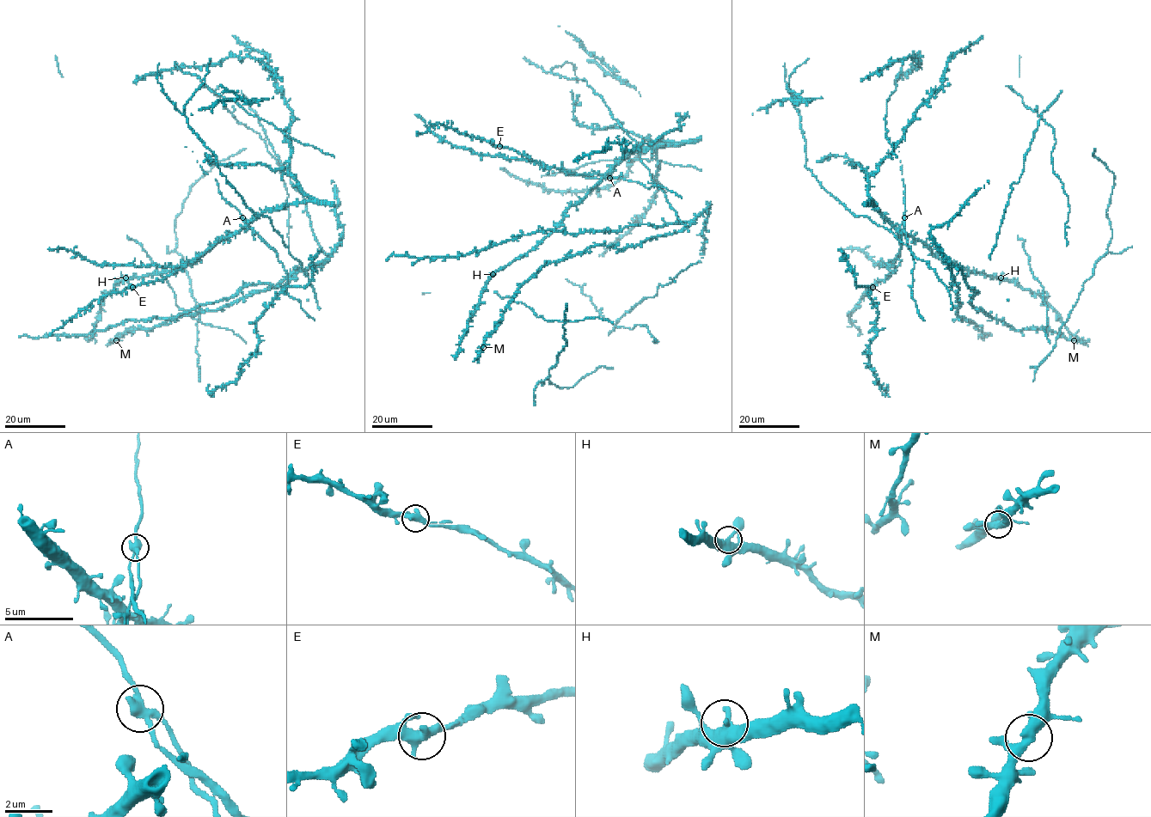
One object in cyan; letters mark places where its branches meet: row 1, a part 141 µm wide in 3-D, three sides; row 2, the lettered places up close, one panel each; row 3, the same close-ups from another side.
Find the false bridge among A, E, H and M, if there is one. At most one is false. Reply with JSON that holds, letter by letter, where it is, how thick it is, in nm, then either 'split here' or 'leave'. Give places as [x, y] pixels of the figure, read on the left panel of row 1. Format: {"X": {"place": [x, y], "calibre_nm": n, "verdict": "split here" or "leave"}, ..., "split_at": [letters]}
{"A": {"place": [242, 217], "calibre_nm": 360, "verdict": "split here"}, "E": {"place": [132, 287], "calibre_nm": 380, "verdict": "leave"}, "H": {"place": [125, 277], "calibre_nm": 380, "verdict": "leave"}, "M": {"place": [116, 340], "calibre_nm": 360, "verdict": "leave"}, "split_at": ["A"]}

